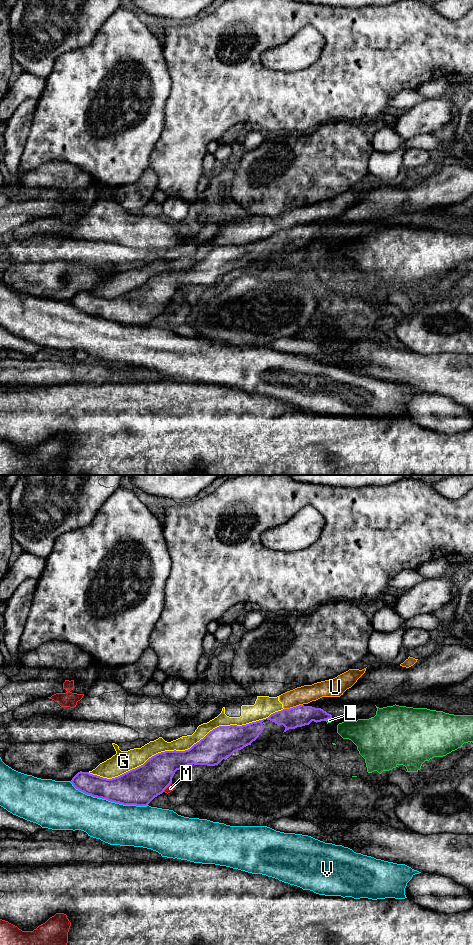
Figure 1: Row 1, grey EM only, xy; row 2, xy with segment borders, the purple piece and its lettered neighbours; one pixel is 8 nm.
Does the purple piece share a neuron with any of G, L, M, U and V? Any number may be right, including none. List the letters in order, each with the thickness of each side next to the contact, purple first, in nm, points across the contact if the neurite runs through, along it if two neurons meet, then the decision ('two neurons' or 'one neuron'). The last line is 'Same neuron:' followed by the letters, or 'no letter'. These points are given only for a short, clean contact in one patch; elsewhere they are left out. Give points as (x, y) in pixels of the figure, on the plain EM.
G: 240/120 nm | two neurons
L: 170/30 nm | along xy (331, 237), (324, 240) | two neurons
M: 300/50 nm | two neurons
U: 170/150 nm | along xy (302, 224), (284, 229) | two neurons
V: 280/340 nm | two neurons
Same neuron: no letter

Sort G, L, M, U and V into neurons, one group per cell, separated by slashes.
G U / L / M / V

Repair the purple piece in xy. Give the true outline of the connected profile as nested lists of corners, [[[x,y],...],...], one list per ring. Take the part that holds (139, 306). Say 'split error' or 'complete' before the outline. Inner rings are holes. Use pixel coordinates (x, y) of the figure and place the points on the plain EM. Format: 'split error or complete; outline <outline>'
complete; outline [[[263,240],[246,245],[219,246],[210,251],[203,259],[185,271],[165,271],[149,278],[143,285],[118,297],[107,299],[89,292],[78,292],[70,301],[79,311],[93,317],[106,319],[123,325],[147,326],[155,317],[162,314],[171,304],[177,290],[188,285],[218,285],[234,272],[251,265],[264,250]]]

